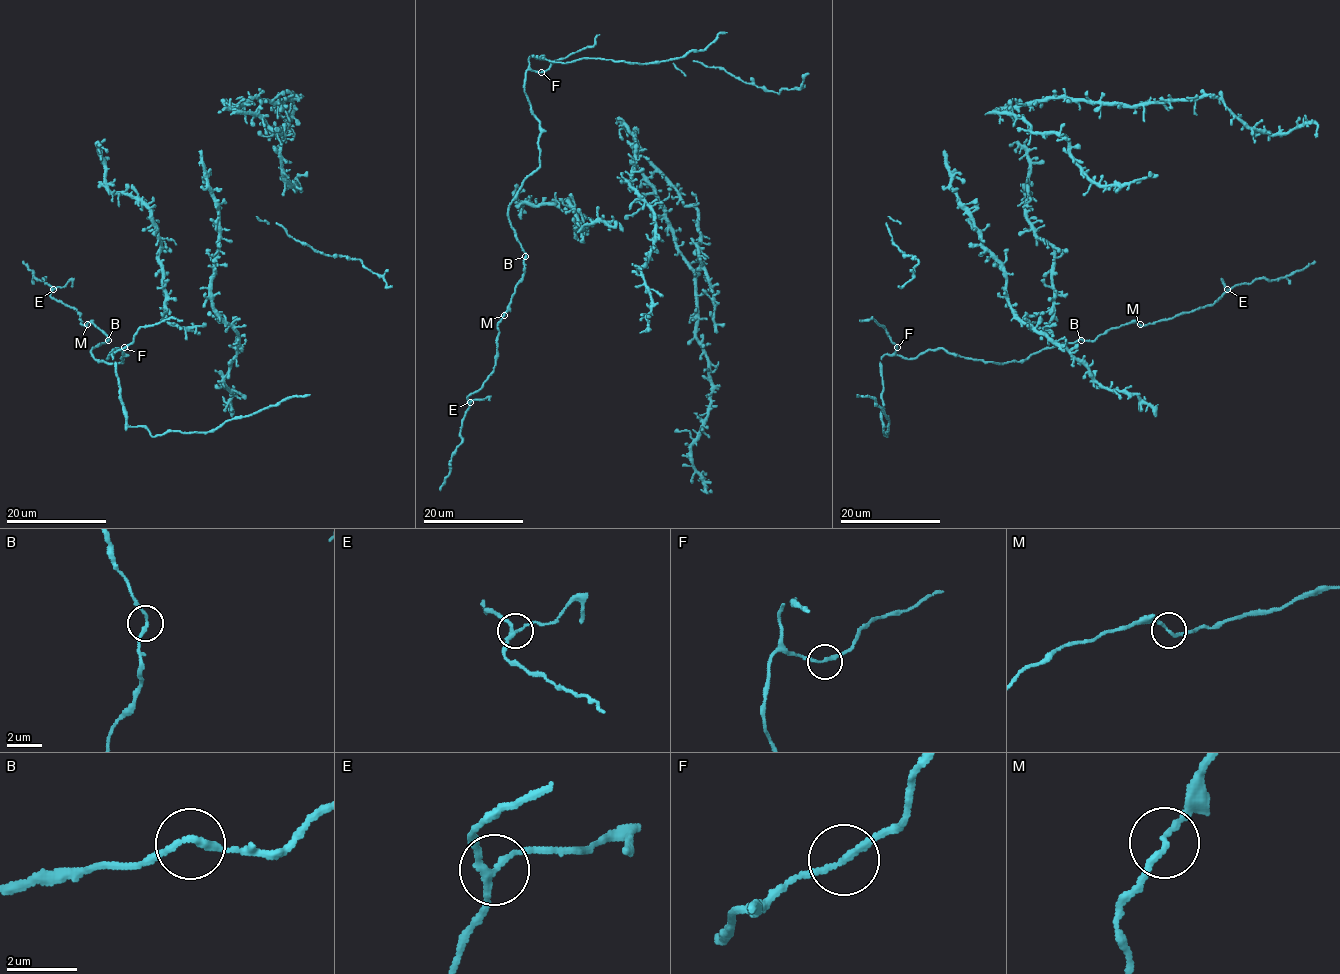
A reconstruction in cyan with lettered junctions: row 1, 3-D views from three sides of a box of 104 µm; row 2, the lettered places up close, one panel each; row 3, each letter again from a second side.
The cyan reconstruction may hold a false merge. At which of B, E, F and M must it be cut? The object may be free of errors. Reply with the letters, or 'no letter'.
E

